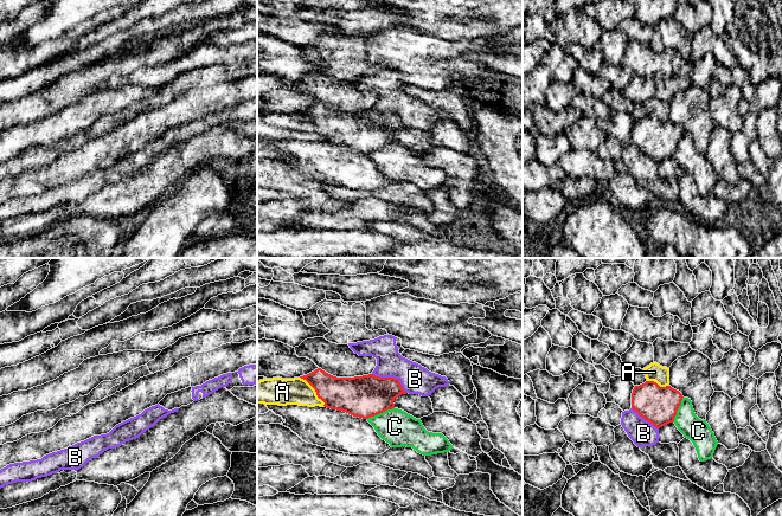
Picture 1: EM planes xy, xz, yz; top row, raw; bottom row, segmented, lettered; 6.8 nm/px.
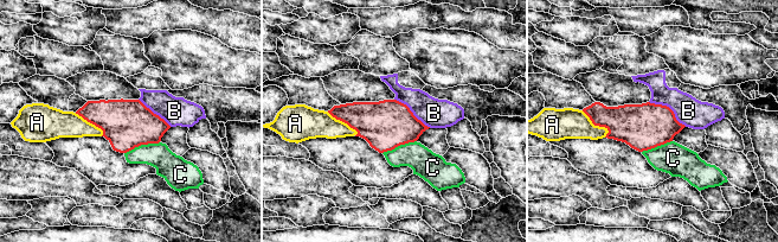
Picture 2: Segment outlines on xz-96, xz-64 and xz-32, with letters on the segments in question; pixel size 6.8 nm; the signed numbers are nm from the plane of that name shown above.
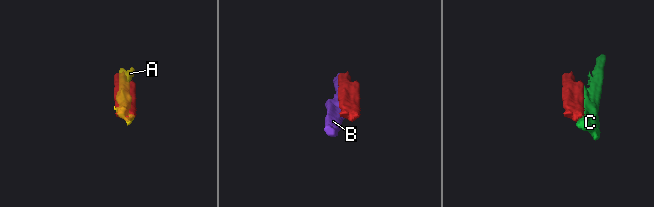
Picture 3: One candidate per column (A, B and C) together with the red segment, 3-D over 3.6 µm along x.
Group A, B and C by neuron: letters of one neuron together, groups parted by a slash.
A / B / C

